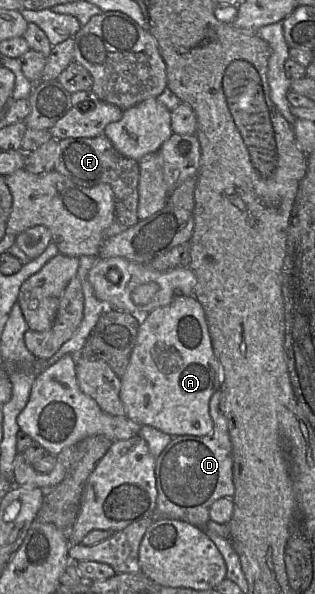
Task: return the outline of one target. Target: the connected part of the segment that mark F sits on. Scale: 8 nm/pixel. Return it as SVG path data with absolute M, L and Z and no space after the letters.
M105 134L94 138L59 140L54 170L78 186L110 185L114 194L116 220L126 228L134 226L139 221L137 216L139 162L119 153Z

